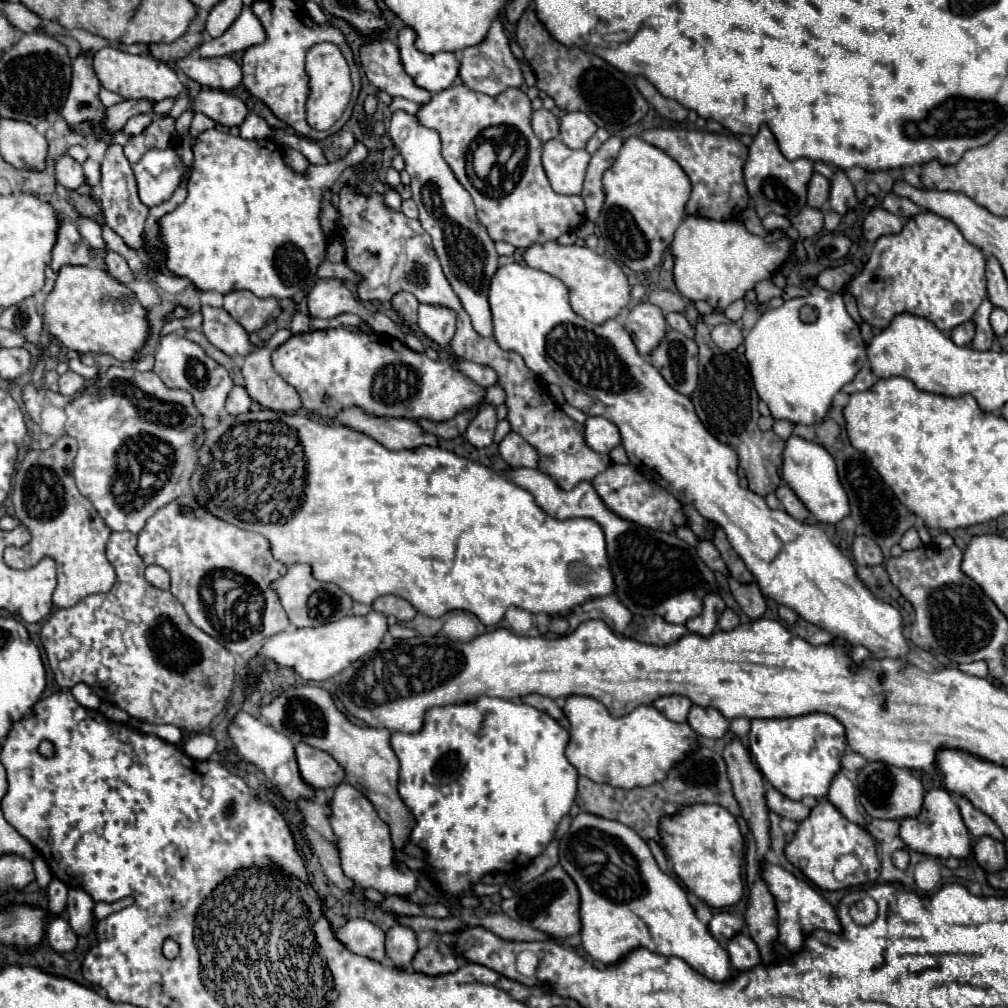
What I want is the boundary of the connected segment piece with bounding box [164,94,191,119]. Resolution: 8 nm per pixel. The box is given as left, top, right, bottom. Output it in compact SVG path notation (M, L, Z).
M187 94L186 96L179 96L175 103L169 111L169 113L166 113L164 115L171 115L174 119L177 119L189 106L190 106L191 98Z

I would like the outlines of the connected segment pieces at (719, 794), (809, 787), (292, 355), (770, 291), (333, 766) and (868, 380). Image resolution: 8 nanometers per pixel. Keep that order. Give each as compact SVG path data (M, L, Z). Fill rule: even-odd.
M699 743L699 747L691 749L683 761L675 763L667 777L661 783L653 783L651 787L635 787L635 789L615 789L605 783L595 783L587 777L579 777L577 781L577 799L575 803L581 807L581 811L593 813L597 817L615 819L623 825L635 829L641 839L655 839L659 841L659 819L663 815L675 813L679 805L693 805L693 803L717 803L725 809L729 809L735 817L741 817L739 803L733 795L729 777L727 777L727 765L723 757L713 751L709 745Z
M807 713L781 719L753 719L749 731L749 751L755 753L761 775L785 797L799 801L803 797L825 797L833 775L839 771L839 759L845 751L845 729L827 713Z
M343 327L327 329L327 331L307 331L301 335L293 335L281 347L277 347L271 355L275 371L299 393L303 407L307 411L315 411L323 417L333 417L343 407L363 407L369 413L381 417L407 417L407 419L431 419L431 421L447 421L455 417L461 409L475 407L483 397L483 387L475 385L471 379L461 375L451 367L451 357L443 353L443 361L433 361L425 353L411 351L399 339L377 333L349 331Z
M769 279L761 281L761 283L755 287L755 291L757 291L757 303L761 303L761 305L769 303L773 297L781 297L781 289L775 287Z
M297 743L295 755L303 781L307 781L307 785L313 789L335 787L345 781L345 771L329 753L319 751L307 743Z
M865 365L863 369L859 369L859 373L855 375L855 379L843 387L843 391L845 391L847 395L857 393L857 391L867 391L873 383L875 383L875 375L873 375L873 371Z

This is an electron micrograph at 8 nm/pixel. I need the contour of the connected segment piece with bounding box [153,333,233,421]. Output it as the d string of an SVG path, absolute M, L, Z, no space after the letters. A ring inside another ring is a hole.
M169 333L161 339L159 351L155 353L155 365L153 365L153 373L161 377L161 381L169 387L169 389L183 389L189 391L193 395L195 407L199 409L199 413L207 419L217 421L225 399L233 387L233 381L229 377L229 371L219 365L217 361L213 361L197 343L177 335L177 333Z

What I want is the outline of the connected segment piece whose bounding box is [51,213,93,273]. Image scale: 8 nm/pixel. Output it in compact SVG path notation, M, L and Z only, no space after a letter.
M59 213L59 233L53 249L51 267L57 273L63 265L91 265L93 257L89 245L83 241L77 225L63 213Z

